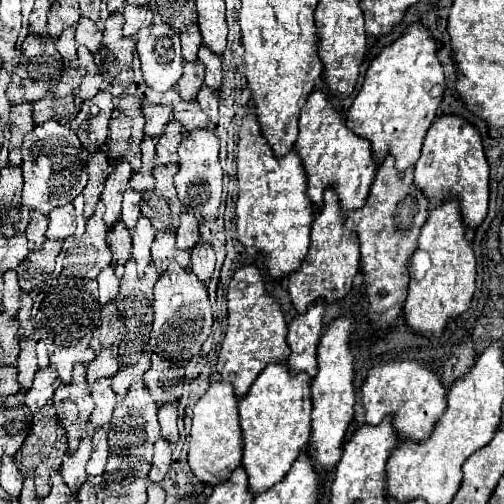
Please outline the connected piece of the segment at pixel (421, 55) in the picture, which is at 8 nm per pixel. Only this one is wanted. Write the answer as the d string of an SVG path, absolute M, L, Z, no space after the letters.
M409 24L405 32L387 44L369 64L363 88L355 96L347 114L349 126L373 146L381 162L387 154L395 156L395 168L405 172L419 160L427 126L435 120L437 106L443 100L445 76L437 56L437 42L423 24Z

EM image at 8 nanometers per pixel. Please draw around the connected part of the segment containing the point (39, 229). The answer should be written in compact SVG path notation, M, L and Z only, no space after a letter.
M31 212L31 222L25 230L25 236L29 240L29 248L37 248L45 242L45 230L47 230L47 218L39 212Z

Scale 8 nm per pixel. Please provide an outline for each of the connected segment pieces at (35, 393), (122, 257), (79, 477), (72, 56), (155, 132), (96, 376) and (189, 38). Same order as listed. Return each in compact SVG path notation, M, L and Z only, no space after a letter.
M45 368L45 370L39 370L35 374L35 380L33 380L33 386L31 390L25 394L25 406L31 410L31 412L37 412L41 408L45 408L51 398L53 398L53 384L55 384L55 368Z
M117 222L115 230L107 234L107 246L111 248L113 254L113 268L121 268L125 266L125 262L129 260L129 250L131 250L131 234L129 230L123 226L123 222Z
M87 434L83 436L79 448L63 458L63 464L61 464L61 476L65 480L65 484L71 488L71 492L75 494L81 484L87 480L87 474L85 474L85 466L87 466L87 460L89 460L89 454L91 454L91 440L87 438Z
M73 28L63 30L63 34L57 40L57 50L61 52L62 58L67 62L72 62L77 58L77 44L73 38Z
M143 102L143 112L145 112L145 118L147 118L145 134L151 136L151 138L159 136L163 132L163 126L173 118L173 108L169 104L159 108L159 104Z
M111 346L101 356L95 356L95 360L87 366L87 382L95 384L101 378L113 378L119 370L117 356L119 356L119 350L115 350L115 346Z
M191 24L181 32L181 46L183 46L183 58L187 62L195 62L197 52L201 48L201 34L199 34L197 24Z

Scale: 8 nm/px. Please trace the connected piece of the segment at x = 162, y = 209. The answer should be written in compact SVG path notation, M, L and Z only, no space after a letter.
M177 164L157 166L153 170L155 188L143 194L141 200L141 214L151 222L155 230L171 230L177 232L179 216L183 206L179 206L173 176L177 174Z

